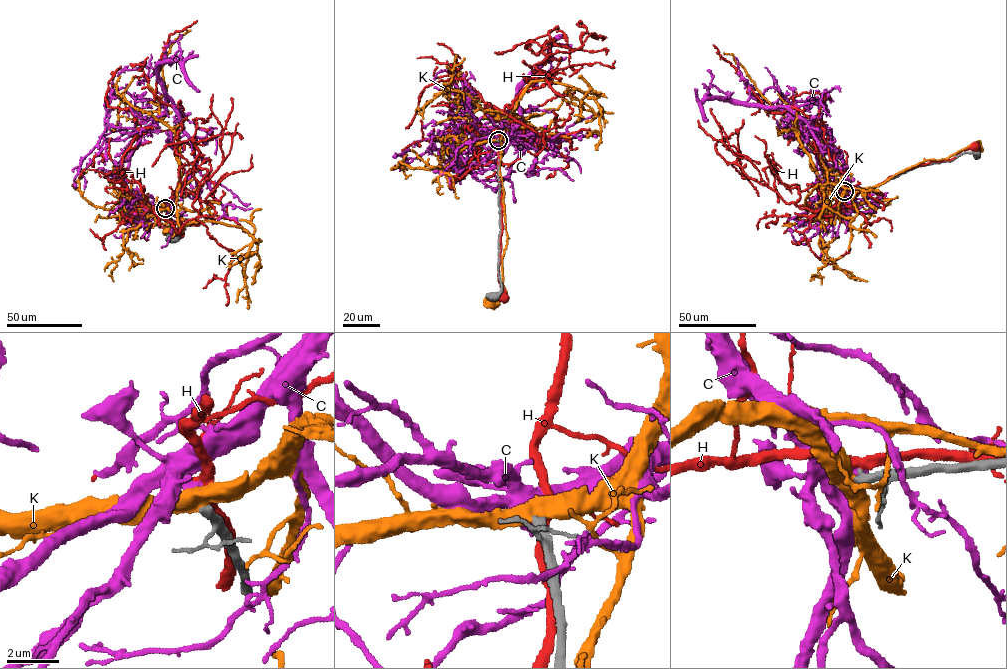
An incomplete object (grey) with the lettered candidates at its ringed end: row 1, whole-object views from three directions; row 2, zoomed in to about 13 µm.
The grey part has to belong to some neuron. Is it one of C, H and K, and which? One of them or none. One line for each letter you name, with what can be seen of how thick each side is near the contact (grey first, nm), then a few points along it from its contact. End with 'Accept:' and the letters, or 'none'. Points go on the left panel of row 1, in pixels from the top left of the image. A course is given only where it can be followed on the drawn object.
Accept: none

